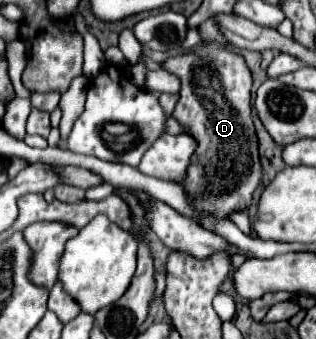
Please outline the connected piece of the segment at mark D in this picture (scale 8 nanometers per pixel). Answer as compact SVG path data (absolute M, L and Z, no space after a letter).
M202 44L186 54L164 60L160 66L180 80L180 100L178 110L174 108L174 118L198 140L198 150L188 168L186 194L196 210L214 216L246 210L262 172L250 108L252 78L244 58L222 48L222 44Z

